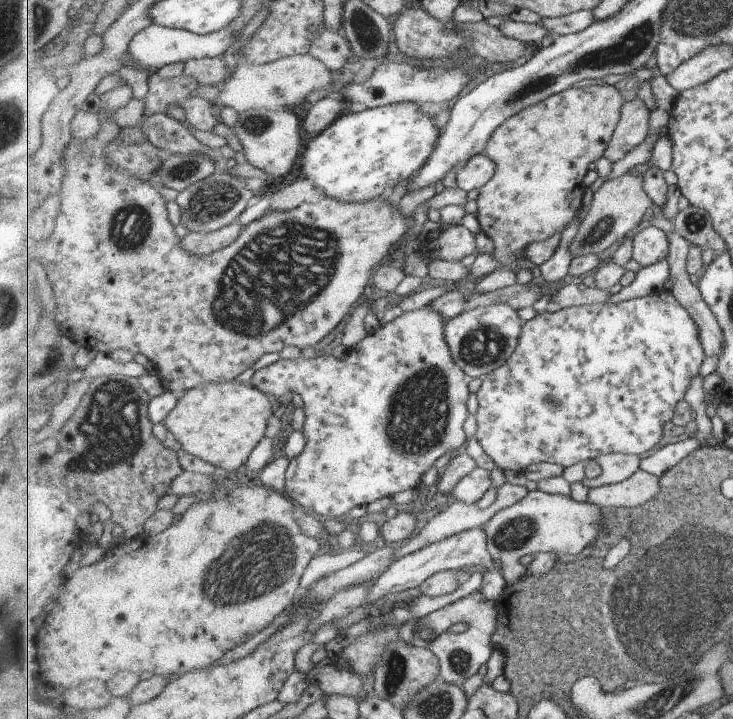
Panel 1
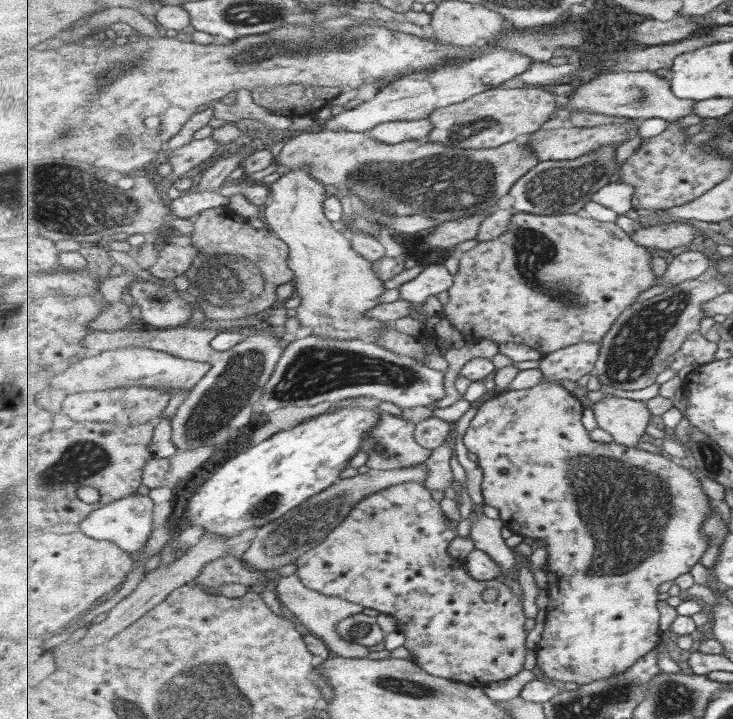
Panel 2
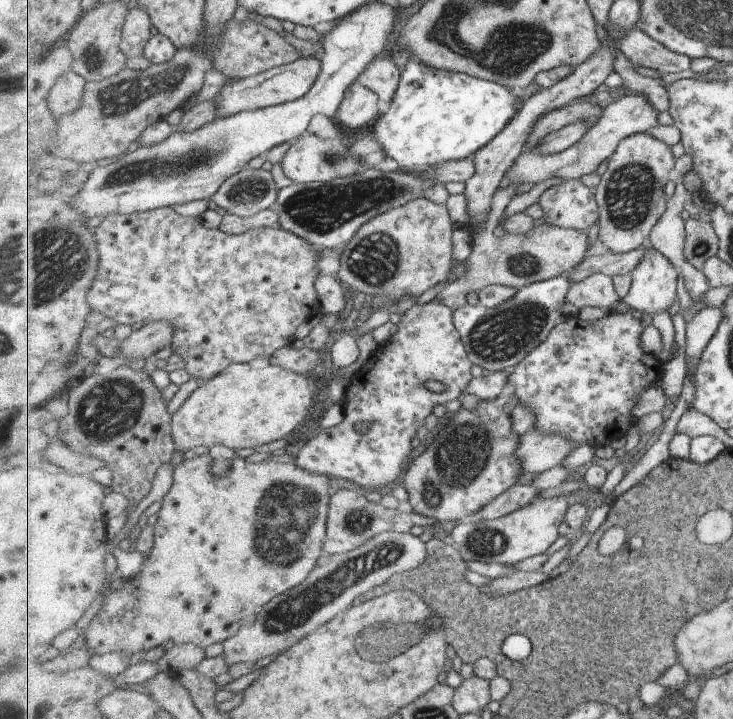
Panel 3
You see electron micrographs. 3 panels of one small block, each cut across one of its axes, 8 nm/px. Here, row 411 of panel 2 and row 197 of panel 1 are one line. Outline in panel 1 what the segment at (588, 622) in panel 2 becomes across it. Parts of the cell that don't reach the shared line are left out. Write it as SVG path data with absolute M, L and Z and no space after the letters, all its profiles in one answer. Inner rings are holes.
M590 85L582 88L570 88L559 94L531 105L519 114L515 114L495 130L490 136L483 154L495 162L497 170L491 180L479 189L476 202L477 220L481 230L493 242L494 251L490 254L499 264L493 272L483 276L470 285L477 294L493 292L513 286L516 283L516 270L523 269L515 260L525 259L529 245L536 241L546 241L569 224L583 206L585 196L585 176L589 166L601 156L605 156L608 145L622 117L626 102L614 85Z

